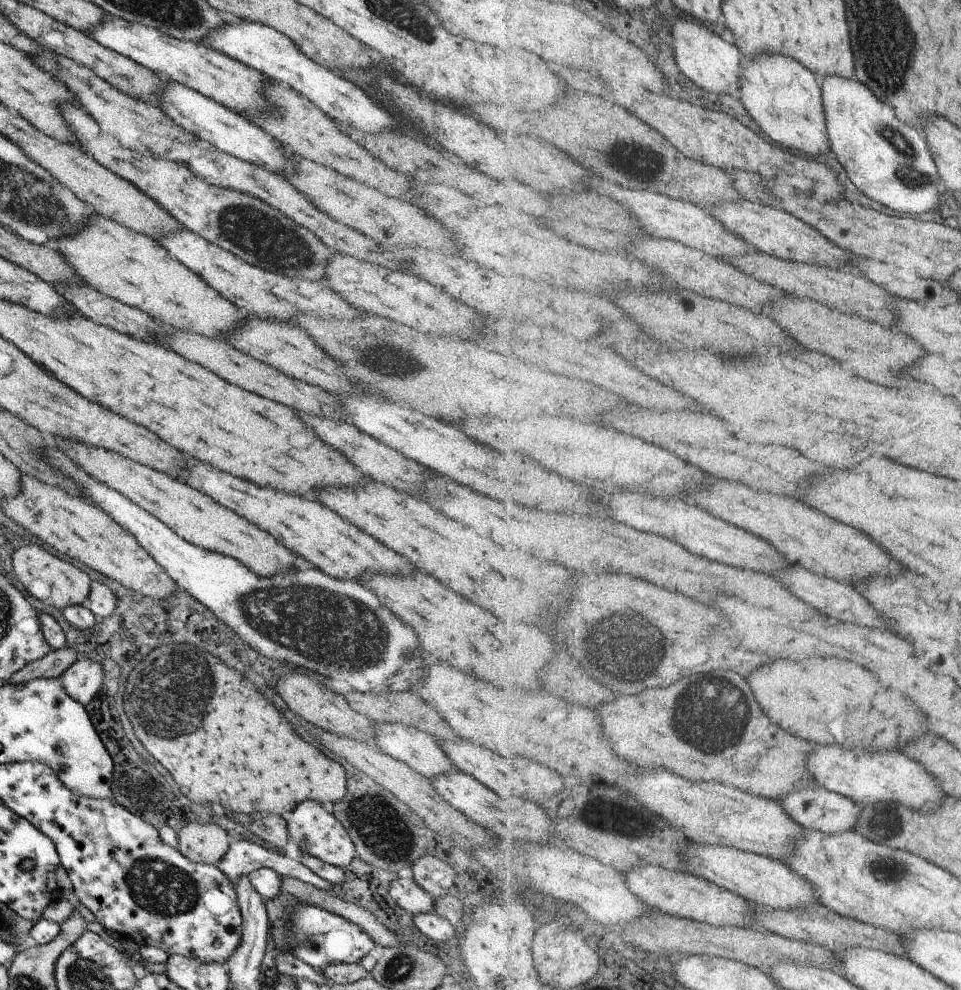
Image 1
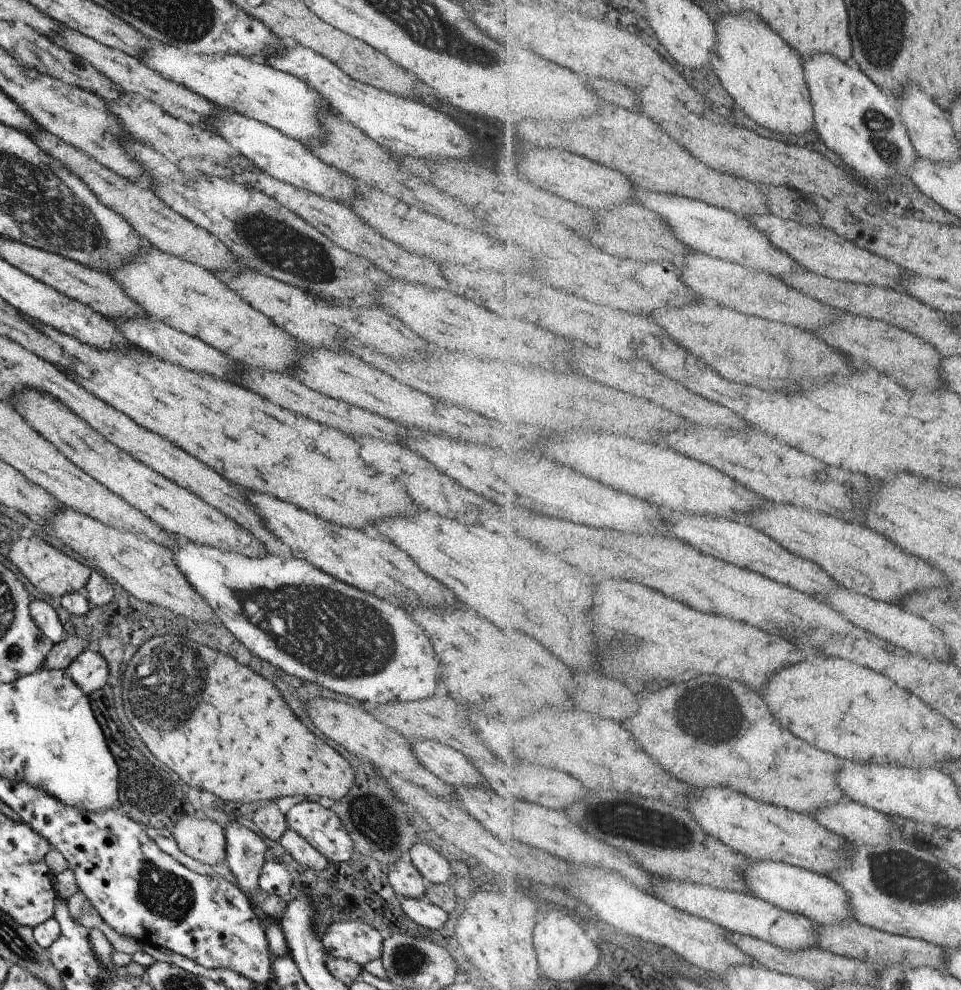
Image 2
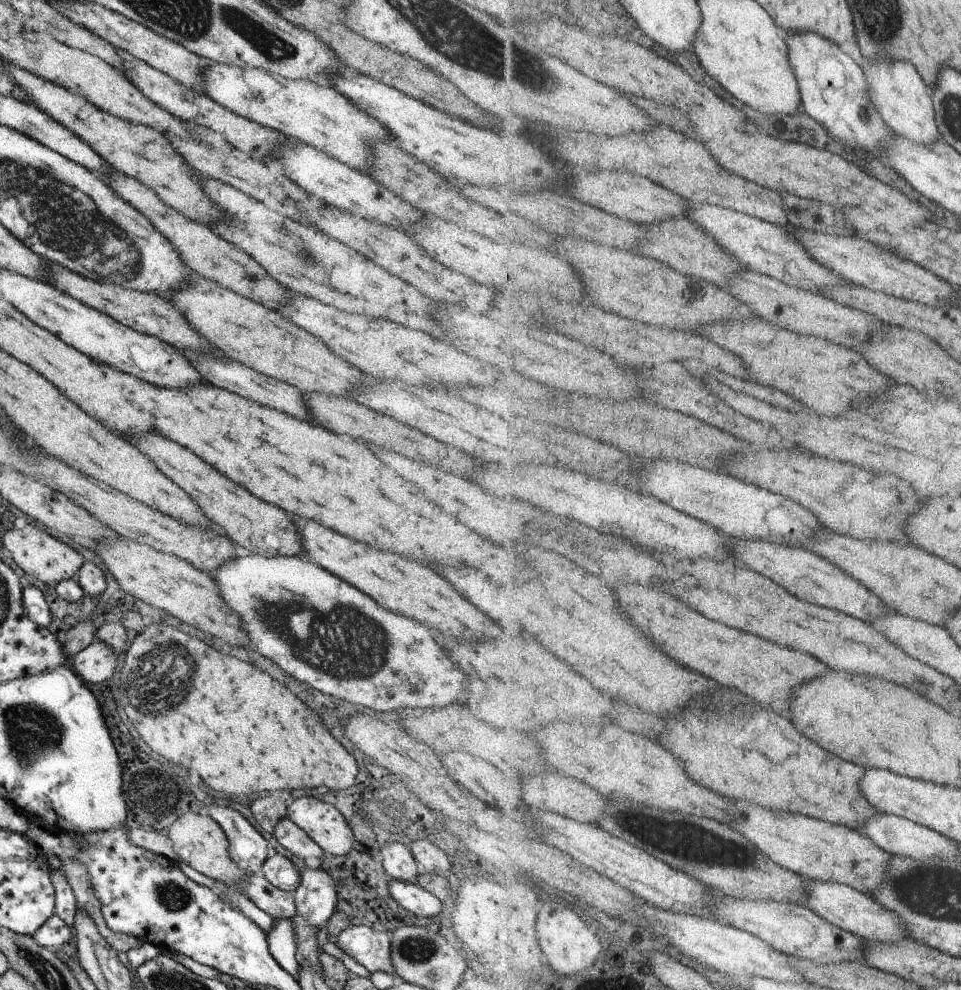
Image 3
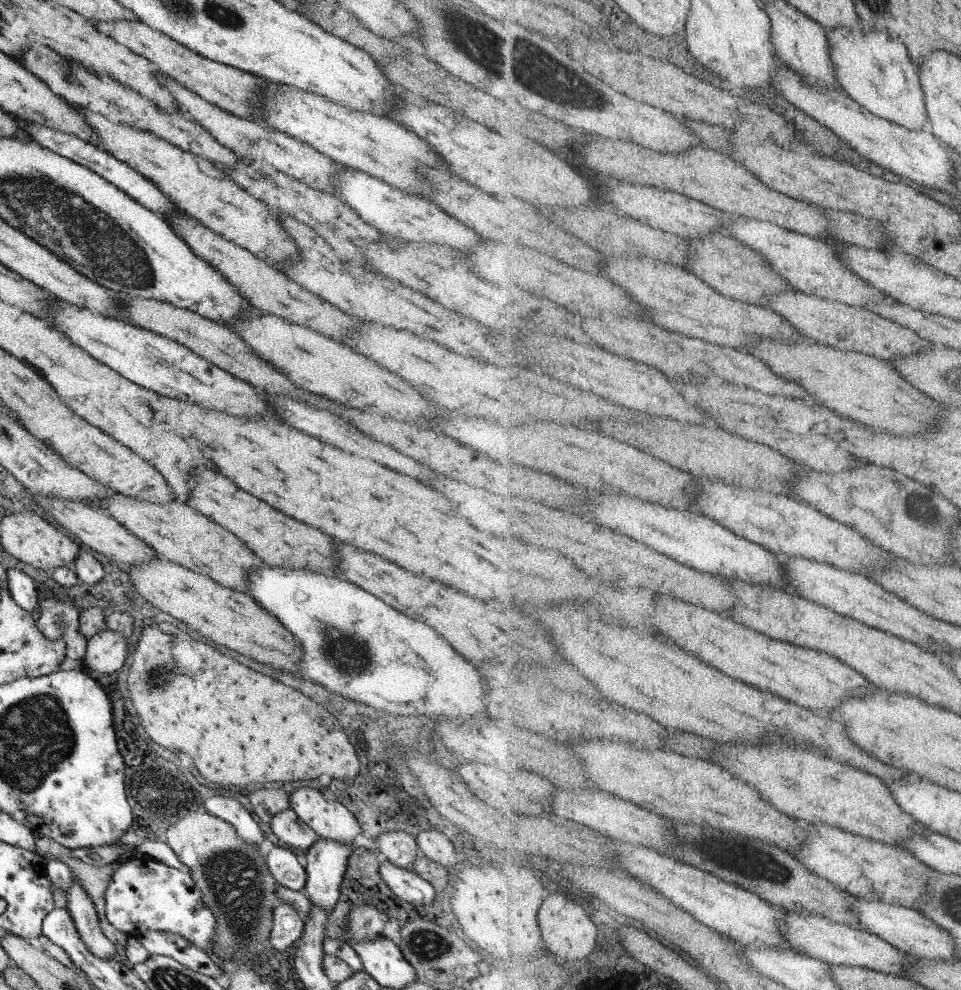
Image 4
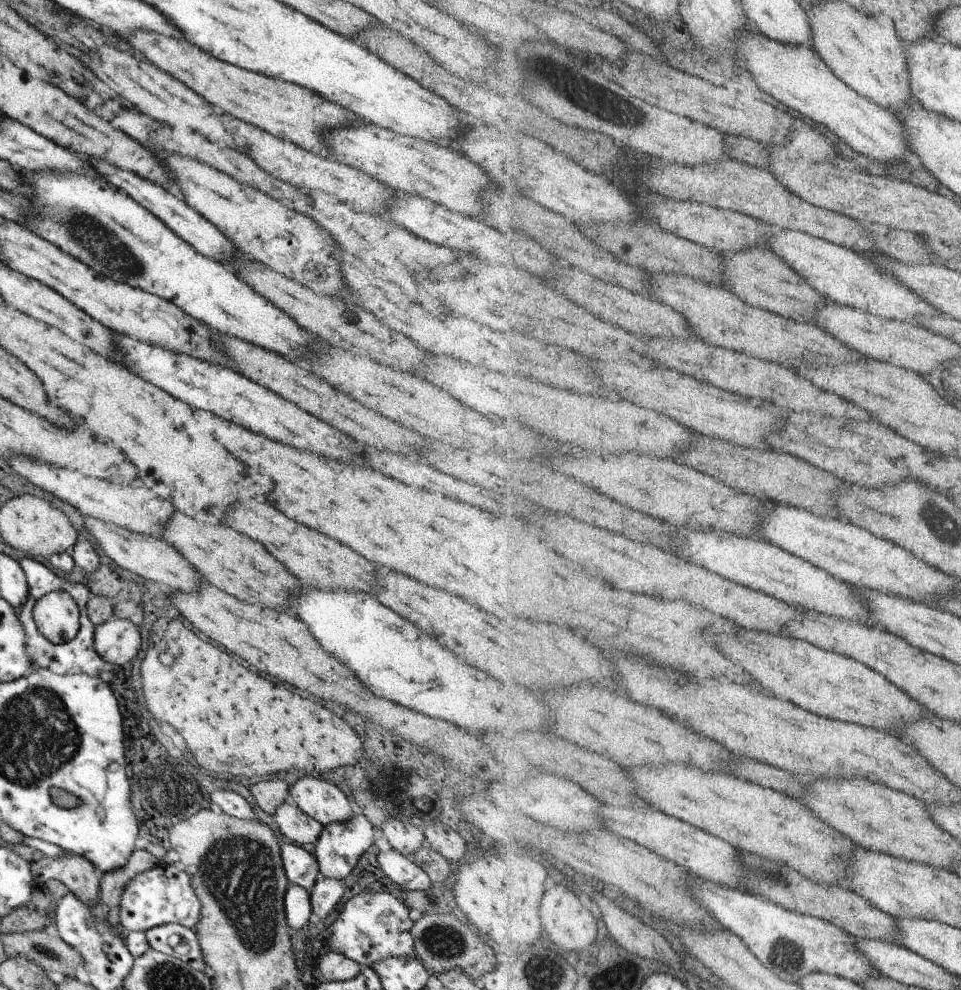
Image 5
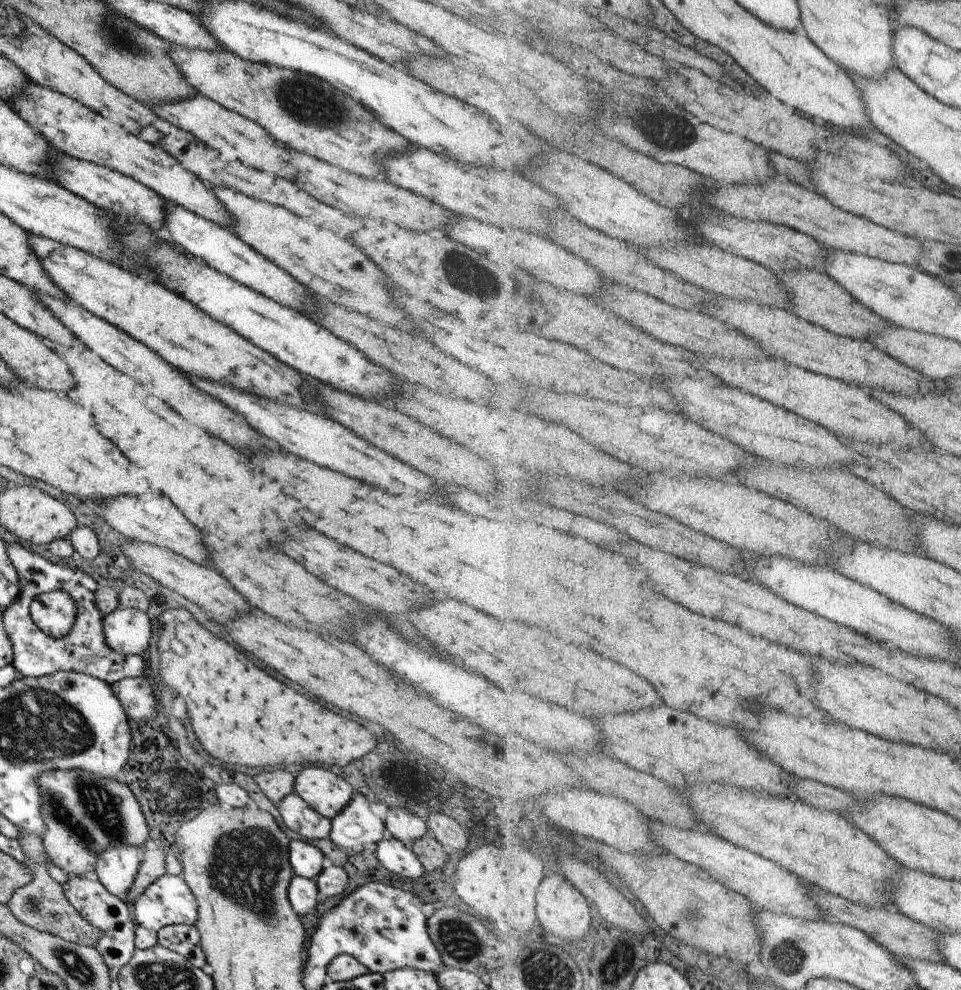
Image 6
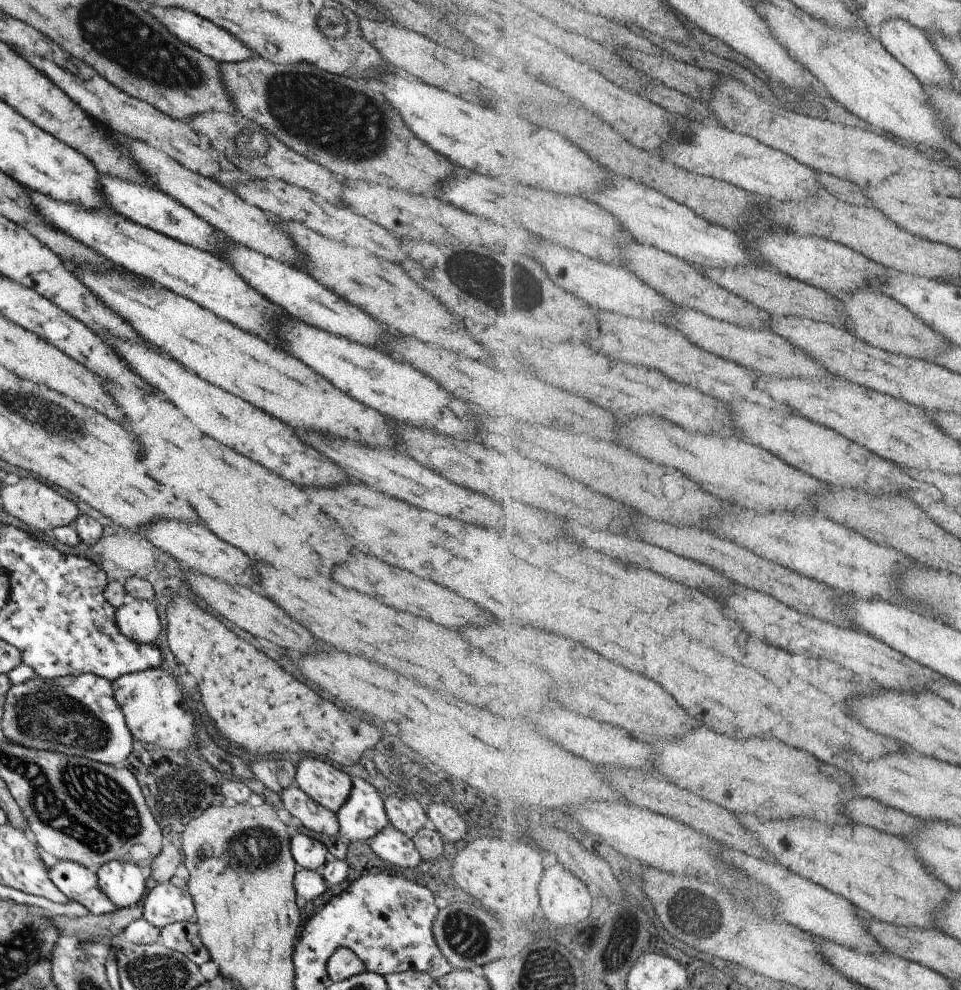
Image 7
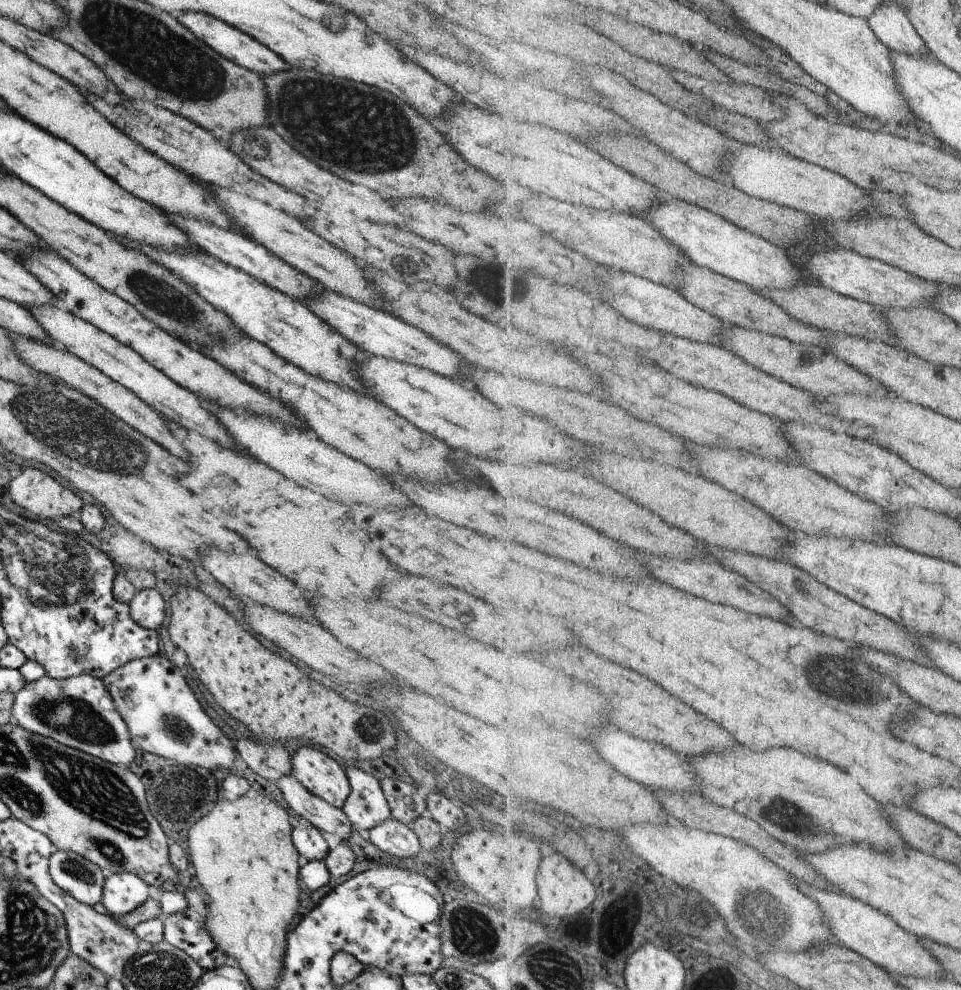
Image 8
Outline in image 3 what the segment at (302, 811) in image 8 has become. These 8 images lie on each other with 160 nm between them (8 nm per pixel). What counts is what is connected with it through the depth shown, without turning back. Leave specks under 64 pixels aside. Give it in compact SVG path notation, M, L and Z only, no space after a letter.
M286 816L281 817L272 830L275 840L293 856L301 858L308 864L317 863L325 855L324 852Z

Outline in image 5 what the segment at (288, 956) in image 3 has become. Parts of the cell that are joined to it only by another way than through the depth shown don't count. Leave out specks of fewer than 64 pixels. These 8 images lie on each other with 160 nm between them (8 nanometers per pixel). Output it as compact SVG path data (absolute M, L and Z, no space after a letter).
M289 884L283 896L283 908L288 927L298 930L313 920L309 892L296 884Z

